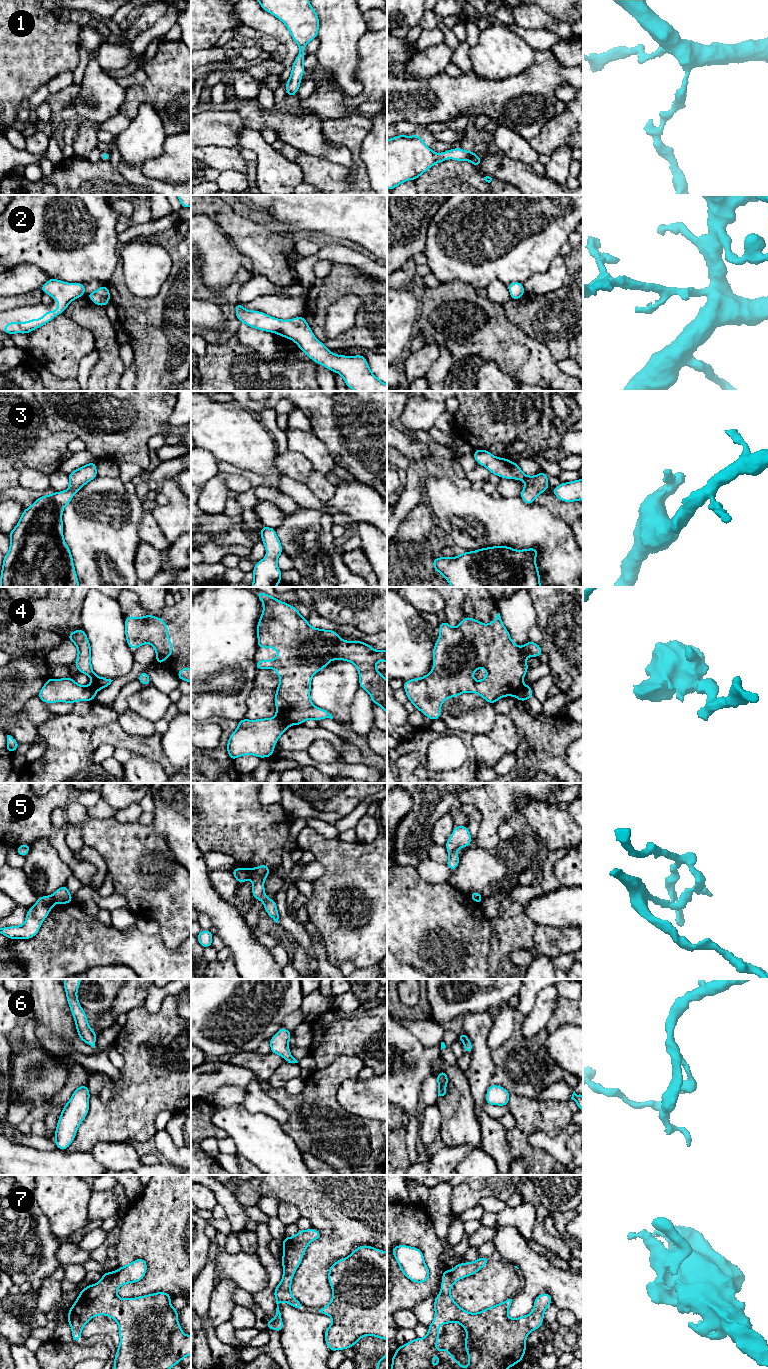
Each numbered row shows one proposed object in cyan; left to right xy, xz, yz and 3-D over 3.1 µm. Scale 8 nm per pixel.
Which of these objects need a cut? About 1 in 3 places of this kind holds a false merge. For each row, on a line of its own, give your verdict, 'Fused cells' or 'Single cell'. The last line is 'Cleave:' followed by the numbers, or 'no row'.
1: Single cell
2: Single cell
3: Single cell
4: Fused cells
5: Fused cells
6: Single cell
7: Single cell
Cleave: 4, 5

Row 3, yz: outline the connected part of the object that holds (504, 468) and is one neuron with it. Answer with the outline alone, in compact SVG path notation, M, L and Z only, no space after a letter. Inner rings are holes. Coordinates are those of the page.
M476 449L473 455L477 464L485 466L491 474L501 478L525 481L526 485L520 494L525 504L531 505L539 494L550 488L548 475L543 471L536 476L527 476L517 463L511 462L509 459L495 457L488 450Z

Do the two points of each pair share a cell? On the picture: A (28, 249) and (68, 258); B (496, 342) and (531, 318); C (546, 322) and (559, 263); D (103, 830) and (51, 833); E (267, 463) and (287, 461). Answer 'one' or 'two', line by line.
A: one
B: two
C: two
D: two
E: two

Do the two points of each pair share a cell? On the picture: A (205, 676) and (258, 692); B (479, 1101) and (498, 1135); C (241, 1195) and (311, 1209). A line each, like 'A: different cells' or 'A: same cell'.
A: different cells
B: same cell
C: different cells

